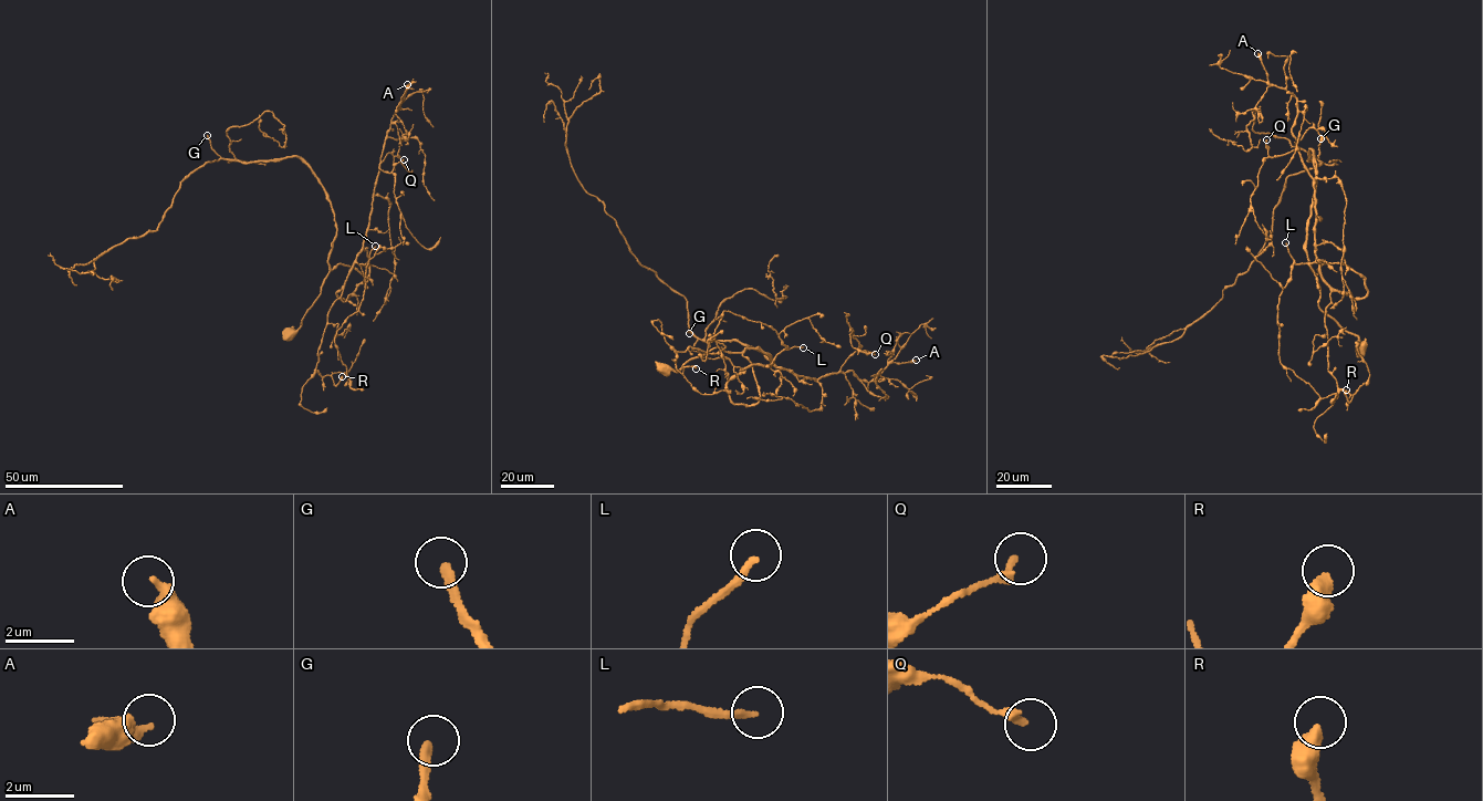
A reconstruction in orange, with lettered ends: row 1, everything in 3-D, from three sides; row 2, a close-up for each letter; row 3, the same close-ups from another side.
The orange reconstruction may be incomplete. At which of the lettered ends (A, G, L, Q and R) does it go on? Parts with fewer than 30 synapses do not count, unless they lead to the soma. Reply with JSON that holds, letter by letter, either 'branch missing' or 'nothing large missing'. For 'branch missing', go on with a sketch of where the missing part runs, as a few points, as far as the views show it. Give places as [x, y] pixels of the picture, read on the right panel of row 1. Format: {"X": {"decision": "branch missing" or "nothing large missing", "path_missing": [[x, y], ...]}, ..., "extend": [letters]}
{"A": {"decision": "nothing large missing"}, "G": {"decision": "branch missing", "path_missing": [[1320, 138], [1324, 126], [1335, 120], [1340, 105], [1337, 100], [1332, 101], [1334, 94]]}, "L": {"decision": "branch missing", "path_missing": [[1285, 242], [1287, 236], [1299, 239], [1309, 233], [1309, 228]]}, "Q": {"decision": "nothing large missing"}, "R": {"decision": "nothing large missing"}, "extend": ["G", "L"]}

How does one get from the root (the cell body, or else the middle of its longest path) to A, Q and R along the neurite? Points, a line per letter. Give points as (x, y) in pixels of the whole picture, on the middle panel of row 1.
A: (661, 368), (740, 353), (760, 394), (749, 406), (727, 384), (752, 364), (868, 382), (916, 360)
Q: (661, 368), (740, 353), (760, 394), (749, 406), (727, 384), (752, 364), (816, 380), (857, 350), (875, 354)
R: (661, 368), (740, 353), (759, 402), (731, 401), (740, 368), (721, 354), (677, 353), (679, 371), (696, 368)

